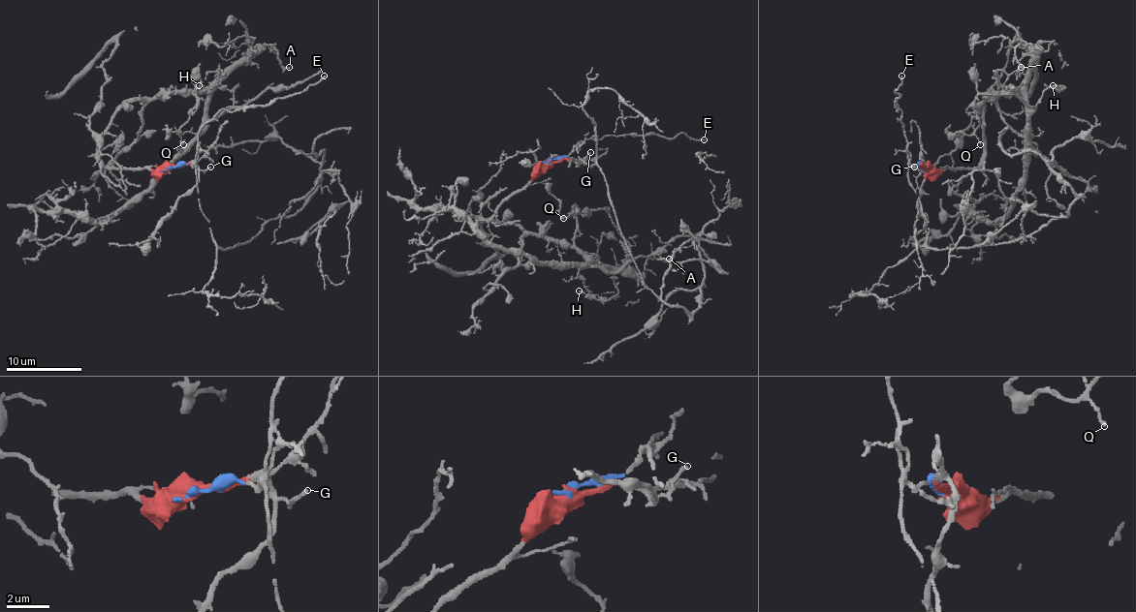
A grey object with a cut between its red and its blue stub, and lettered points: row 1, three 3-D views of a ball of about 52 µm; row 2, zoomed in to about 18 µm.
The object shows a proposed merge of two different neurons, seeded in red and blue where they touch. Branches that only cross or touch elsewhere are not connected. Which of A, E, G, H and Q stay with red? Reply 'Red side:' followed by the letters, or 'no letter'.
Red side: A, G, H, Q

